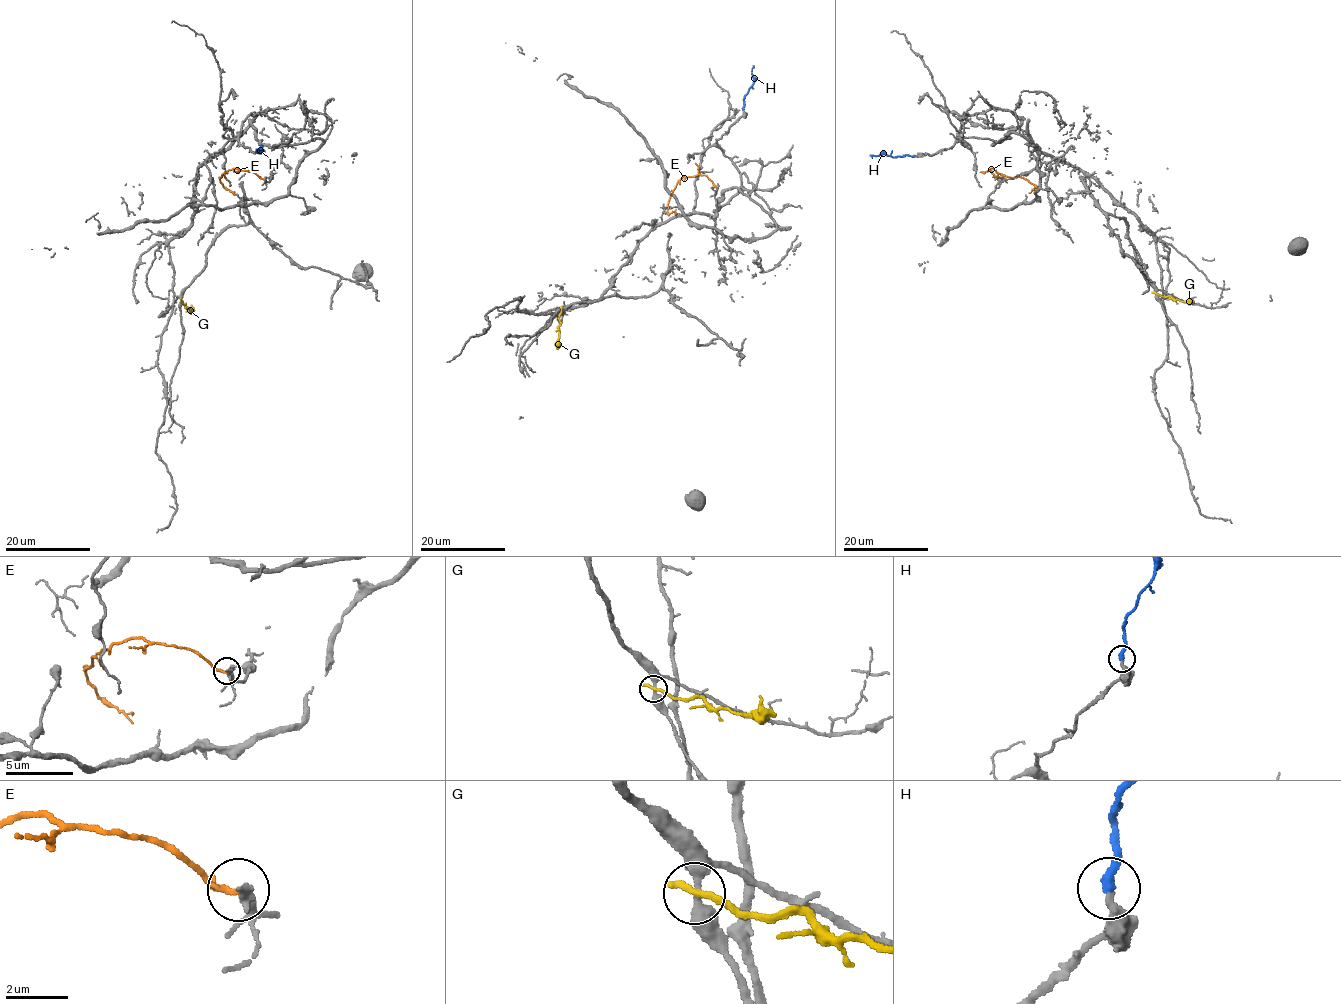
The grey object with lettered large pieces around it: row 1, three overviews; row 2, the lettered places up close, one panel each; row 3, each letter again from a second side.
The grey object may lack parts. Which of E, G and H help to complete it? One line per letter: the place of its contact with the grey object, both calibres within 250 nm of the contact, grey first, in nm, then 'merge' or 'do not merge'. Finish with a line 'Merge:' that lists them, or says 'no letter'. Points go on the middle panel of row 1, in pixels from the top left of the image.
E: (717, 186) | 400/200 nm | do not merge
G: (561, 309) | 300/320 nm | do not merge
H: (743, 109) | 360/280 nm | merge
Merge: H

